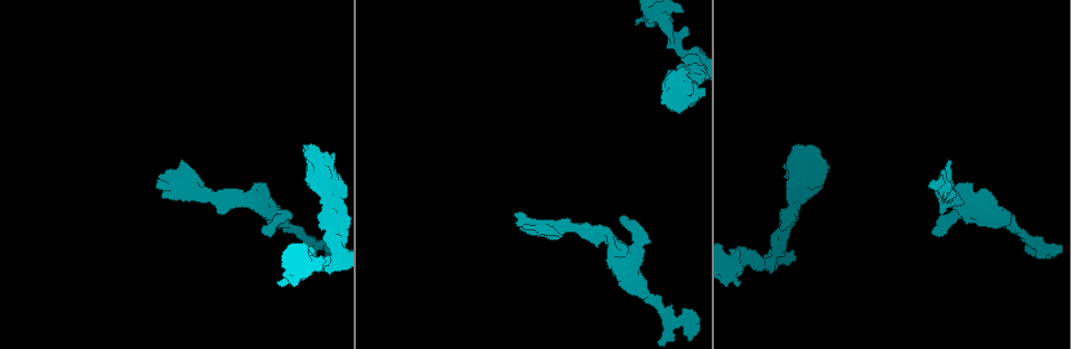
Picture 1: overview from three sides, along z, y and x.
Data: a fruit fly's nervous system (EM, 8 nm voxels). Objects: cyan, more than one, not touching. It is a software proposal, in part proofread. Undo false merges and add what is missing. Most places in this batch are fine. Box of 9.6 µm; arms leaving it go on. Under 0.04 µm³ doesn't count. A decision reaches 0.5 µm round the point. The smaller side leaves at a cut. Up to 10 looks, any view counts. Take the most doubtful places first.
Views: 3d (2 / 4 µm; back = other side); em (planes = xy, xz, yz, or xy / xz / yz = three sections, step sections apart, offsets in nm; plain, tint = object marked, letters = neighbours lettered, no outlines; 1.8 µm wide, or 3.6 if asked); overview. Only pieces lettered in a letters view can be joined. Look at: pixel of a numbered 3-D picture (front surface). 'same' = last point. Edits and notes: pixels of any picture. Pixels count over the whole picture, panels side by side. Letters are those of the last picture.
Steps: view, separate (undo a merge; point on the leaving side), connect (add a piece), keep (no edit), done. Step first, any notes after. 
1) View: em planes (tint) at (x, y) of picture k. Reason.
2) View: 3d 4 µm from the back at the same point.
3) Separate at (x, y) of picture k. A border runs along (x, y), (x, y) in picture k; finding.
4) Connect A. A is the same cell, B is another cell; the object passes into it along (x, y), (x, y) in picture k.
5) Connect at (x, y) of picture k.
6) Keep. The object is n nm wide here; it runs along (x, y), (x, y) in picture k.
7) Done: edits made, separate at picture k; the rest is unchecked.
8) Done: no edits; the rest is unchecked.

View: em xz step 4 (plain) at (769, 261) of picture 1. Three-way junction.

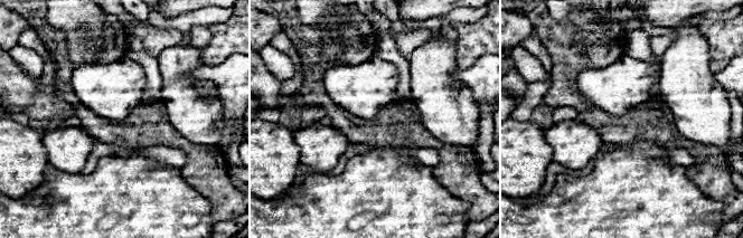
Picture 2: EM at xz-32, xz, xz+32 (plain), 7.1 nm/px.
View: em xz step 4 (letters) at the same point.

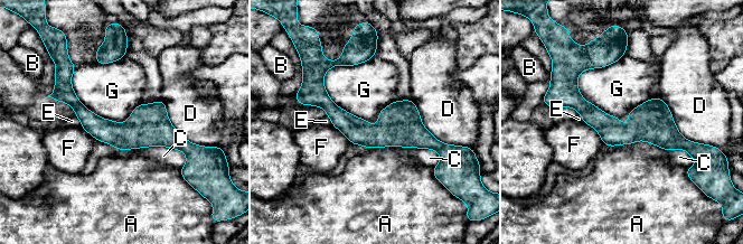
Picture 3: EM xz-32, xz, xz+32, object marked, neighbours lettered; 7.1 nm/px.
Keep. A, B, C, D, E, F and G are other cells; a border runs along (374, 55), (323, 76), (364, 120) in picture 3; continuous, no second cell.

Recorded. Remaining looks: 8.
View: em yz step 16 (letters) at (319, 201) of picture 1. Thick end.

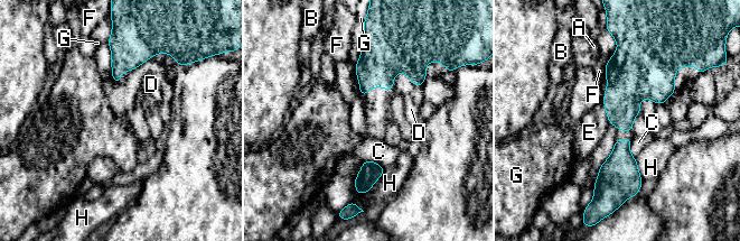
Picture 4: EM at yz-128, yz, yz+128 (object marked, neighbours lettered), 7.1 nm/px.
Keep. The longest contact is with H, 280 nm; A, B, C, D, E, F, G and H are other cells; a border runs along (364, 159), (376, 161), (384, 167) in picture 4; none of them fits.

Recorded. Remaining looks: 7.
View: em planes (tint) at (937, 226) of picture 1. Branch stops here.

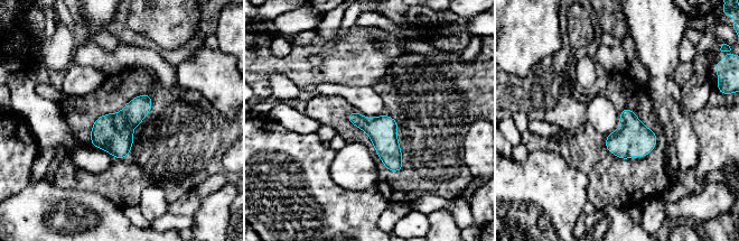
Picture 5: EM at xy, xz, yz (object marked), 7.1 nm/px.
View: em planes (letters) at the same point. See the neighbours.

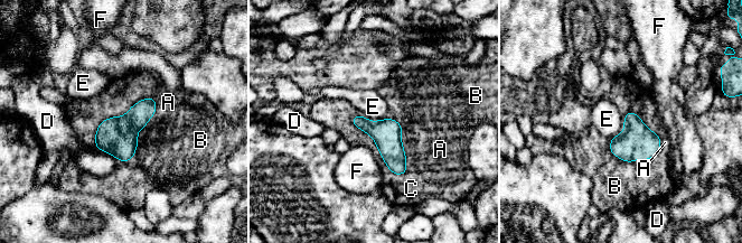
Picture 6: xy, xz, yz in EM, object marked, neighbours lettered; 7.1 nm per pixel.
Keep. A, B, C, D, E and F are other cells; a border runs along (364, 115), (373, 121), (384, 119) in picture 6; none of them fits.

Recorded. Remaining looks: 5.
Done: no edits; the rest is unchecked.

